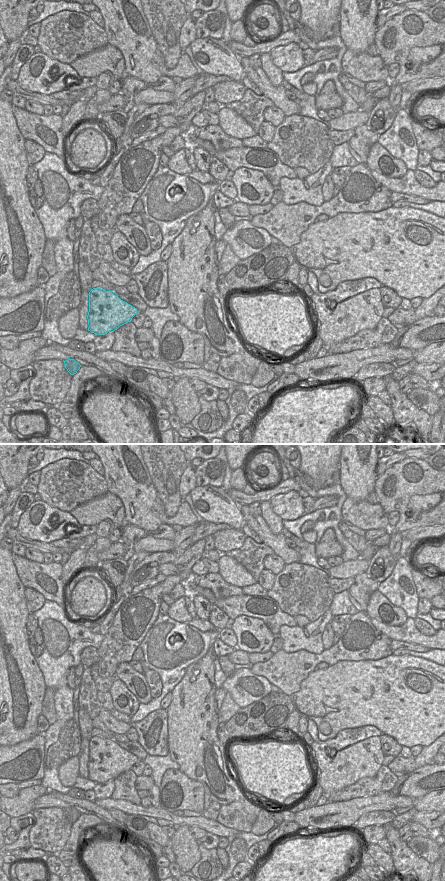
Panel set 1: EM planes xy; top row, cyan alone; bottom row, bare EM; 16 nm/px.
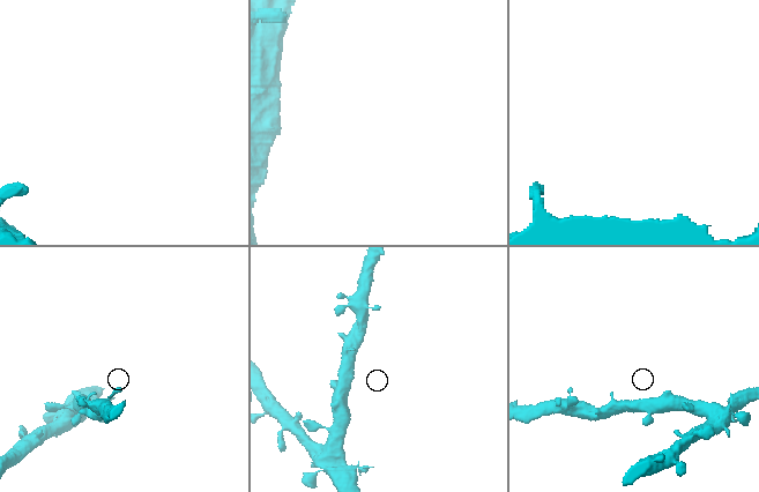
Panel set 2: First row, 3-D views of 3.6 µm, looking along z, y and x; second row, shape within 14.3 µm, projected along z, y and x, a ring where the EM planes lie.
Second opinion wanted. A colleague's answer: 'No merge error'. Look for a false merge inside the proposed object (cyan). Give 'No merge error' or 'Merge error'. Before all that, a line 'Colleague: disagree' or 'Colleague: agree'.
Colleague: agree
No merge error.

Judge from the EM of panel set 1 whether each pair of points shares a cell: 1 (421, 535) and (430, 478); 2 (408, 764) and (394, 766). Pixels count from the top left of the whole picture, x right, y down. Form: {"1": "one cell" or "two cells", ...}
{"1": "two cells", "2": "one cell"}

